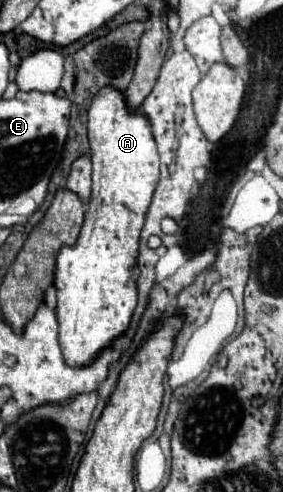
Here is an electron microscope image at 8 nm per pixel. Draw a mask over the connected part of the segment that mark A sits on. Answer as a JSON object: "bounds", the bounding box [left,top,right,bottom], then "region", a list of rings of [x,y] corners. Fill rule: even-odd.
{"bounds":[55,87,159,367],"region":[[[105,87],[105,89],[99,91],[99,95],[93,99],[93,103],[91,103],[91,107],[89,107],[89,145],[91,145],[91,161],[93,161],[93,193],[91,193],[91,199],[89,199],[89,205],[87,205],[85,223],[83,223],[83,227],[81,227],[81,233],[79,233],[77,243],[75,243],[73,247],[63,247],[63,249],[61,249],[61,253],[59,253],[59,257],[57,257],[57,271],[55,271],[59,345],[61,345],[65,363],[71,365],[71,367],[89,367],[89,365],[101,355],[103,349],[111,347],[113,341],[129,329],[129,323],[131,323],[131,317],[133,317],[133,311],[135,311],[135,305],[137,305],[137,287],[135,287],[135,281],[137,281],[139,271],[137,271],[137,267],[135,267],[135,261],[137,261],[139,233],[141,233],[141,227],[143,227],[143,221],[145,221],[145,213],[147,213],[147,209],[149,209],[149,205],[151,205],[155,185],[157,185],[157,181],[159,181],[159,153],[157,153],[155,139],[153,139],[153,135],[151,135],[149,121],[147,121],[147,117],[143,115],[143,111],[131,111],[131,109],[125,105],[123,93]]]}

